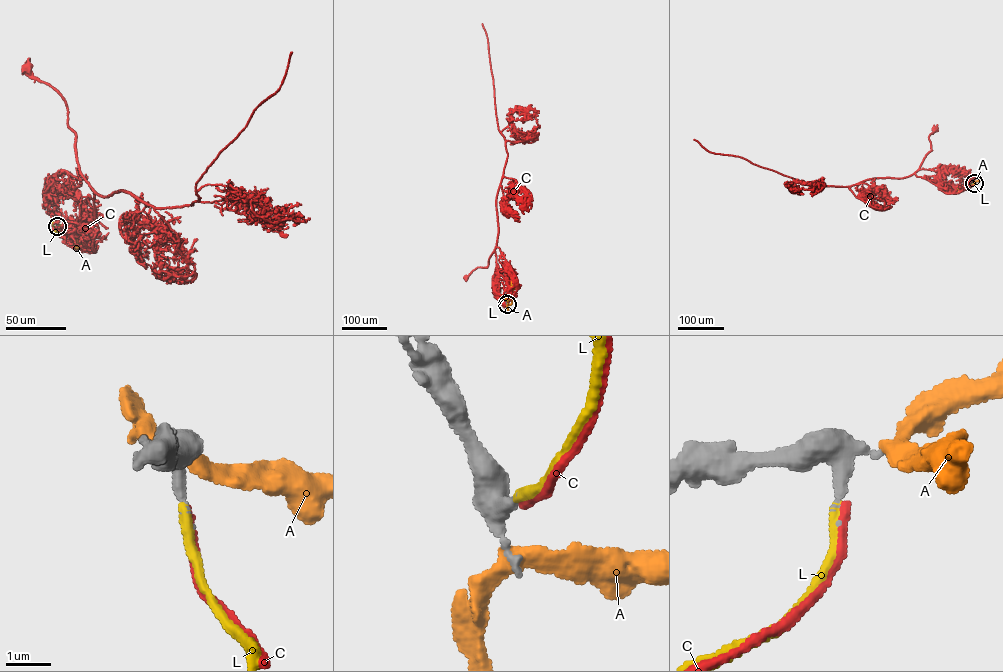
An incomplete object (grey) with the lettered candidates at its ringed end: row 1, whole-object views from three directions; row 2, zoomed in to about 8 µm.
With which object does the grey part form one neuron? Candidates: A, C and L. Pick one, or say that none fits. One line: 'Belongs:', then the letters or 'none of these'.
Belongs: L

